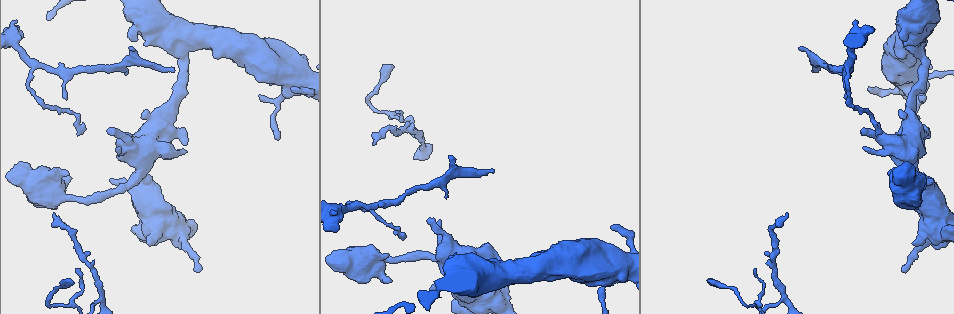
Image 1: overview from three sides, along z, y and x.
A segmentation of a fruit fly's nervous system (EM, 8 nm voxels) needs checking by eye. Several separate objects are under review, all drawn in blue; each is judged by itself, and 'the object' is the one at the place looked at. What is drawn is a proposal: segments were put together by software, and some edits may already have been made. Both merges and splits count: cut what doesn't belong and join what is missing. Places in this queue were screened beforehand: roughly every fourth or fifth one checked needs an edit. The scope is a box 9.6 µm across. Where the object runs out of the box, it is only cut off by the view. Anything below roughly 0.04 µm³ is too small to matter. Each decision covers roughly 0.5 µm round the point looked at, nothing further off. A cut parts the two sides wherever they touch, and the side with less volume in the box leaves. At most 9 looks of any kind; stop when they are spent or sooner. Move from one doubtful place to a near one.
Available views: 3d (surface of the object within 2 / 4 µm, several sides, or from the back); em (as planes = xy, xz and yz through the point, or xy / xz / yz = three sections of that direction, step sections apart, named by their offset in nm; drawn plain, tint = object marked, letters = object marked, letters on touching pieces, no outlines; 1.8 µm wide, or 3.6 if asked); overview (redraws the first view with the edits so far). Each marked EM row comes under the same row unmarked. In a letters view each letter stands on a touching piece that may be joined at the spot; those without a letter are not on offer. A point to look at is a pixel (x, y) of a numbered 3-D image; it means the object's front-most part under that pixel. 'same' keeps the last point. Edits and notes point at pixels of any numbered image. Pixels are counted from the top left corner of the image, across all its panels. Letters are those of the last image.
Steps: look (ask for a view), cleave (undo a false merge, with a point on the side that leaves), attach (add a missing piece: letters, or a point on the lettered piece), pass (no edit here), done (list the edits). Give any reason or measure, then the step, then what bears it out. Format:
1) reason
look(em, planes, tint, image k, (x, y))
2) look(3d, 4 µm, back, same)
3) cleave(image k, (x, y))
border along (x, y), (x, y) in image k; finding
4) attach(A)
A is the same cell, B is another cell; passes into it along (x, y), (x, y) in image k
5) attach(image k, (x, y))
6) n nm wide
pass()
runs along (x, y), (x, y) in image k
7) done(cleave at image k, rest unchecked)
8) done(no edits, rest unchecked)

look(3d, 2 µm, image 1, (373, 145))

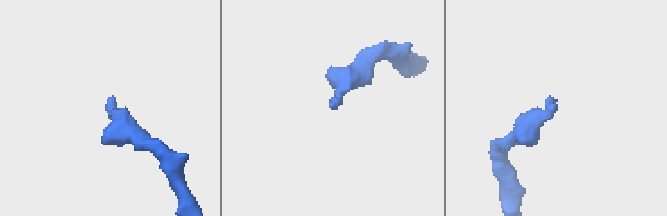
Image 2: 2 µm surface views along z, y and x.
look(em, planes, letters, image 2, (330, 106))

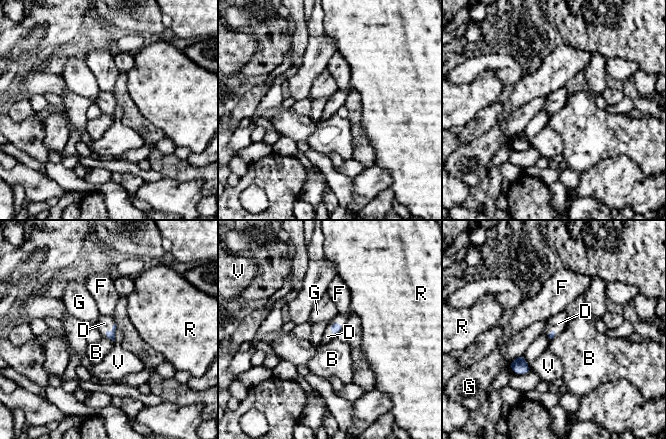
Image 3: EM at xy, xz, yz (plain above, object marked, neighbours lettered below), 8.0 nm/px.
attach(D)
D is the same cell, B, F, G, R and V are other cells; passes into it along (336, 327), (334, 322), (327, 336) in image 3; it goes on there

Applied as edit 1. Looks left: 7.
look(overview)

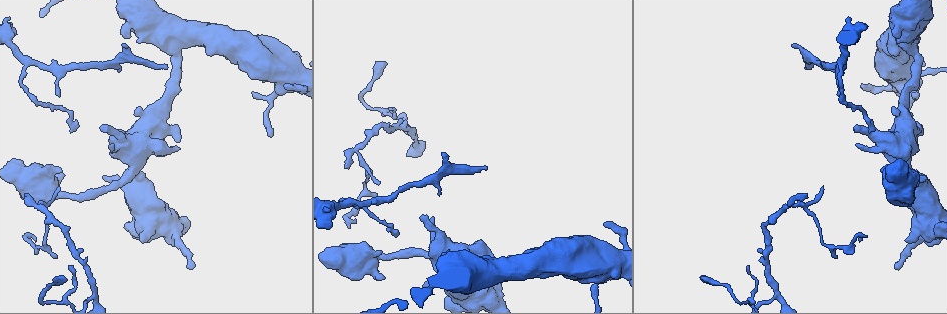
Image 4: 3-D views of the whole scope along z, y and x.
free end
look(em, planes, tint, image 4, (382, 252))

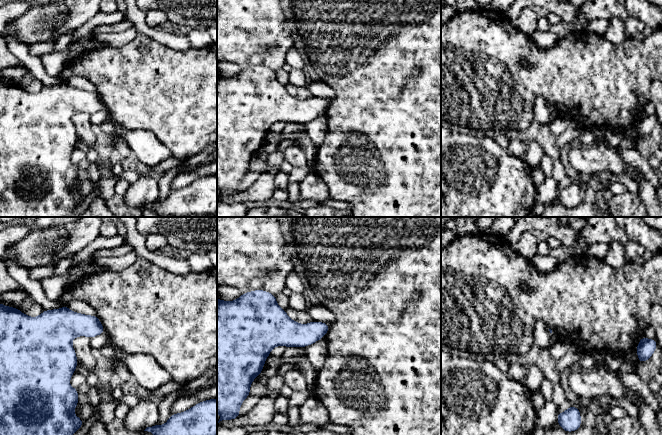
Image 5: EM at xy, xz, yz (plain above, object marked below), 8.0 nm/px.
look(em, planes, letters, same)

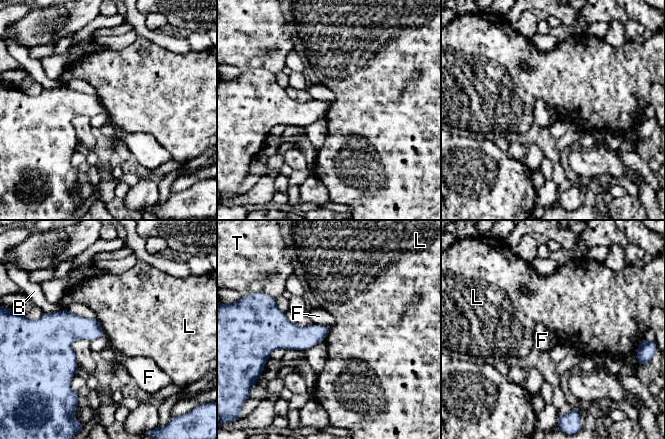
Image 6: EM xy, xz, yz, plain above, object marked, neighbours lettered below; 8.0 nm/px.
pass()
B, F, L and T are other cells; border along (95, 318), (105, 335) in image 6; no lettered piece goes on from it

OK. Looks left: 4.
an open end
look(3d, 4 µm, image 4, (167, 68))

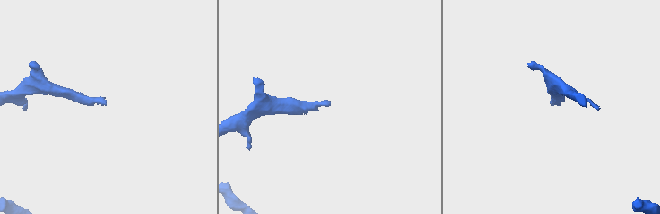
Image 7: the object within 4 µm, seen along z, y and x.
look(em, 3.6 µm, xy, step 16, tint, image 7, (106, 101))

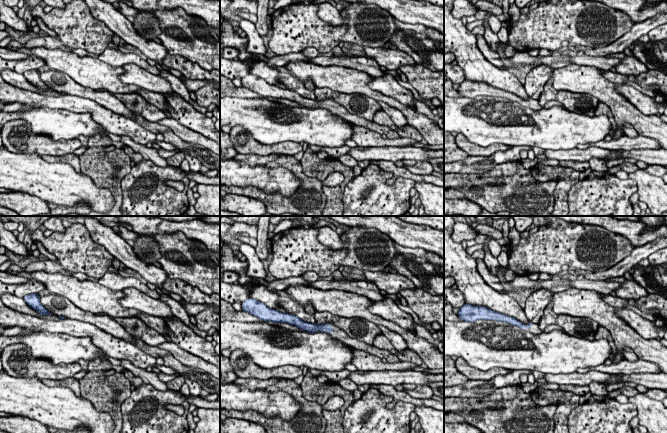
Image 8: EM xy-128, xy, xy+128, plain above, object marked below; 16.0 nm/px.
look(em, 3.6 µm, planes, letters, same)

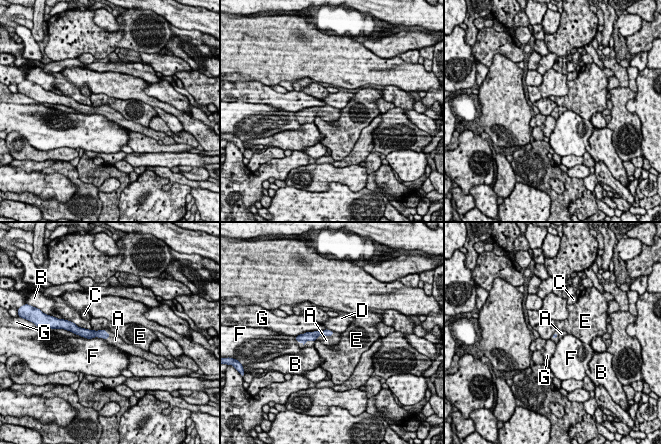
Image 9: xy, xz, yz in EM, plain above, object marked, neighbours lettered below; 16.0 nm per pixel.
G touches over 460 nm
attach(A)
A is the same cell, B, C, D, E, F and G are other cells; passes into it along (310, 336), (325, 335), (326, 340) in image 9; it goes on there

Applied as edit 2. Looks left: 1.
done(attach at image 3, attach at image 9, rest unchecked)

